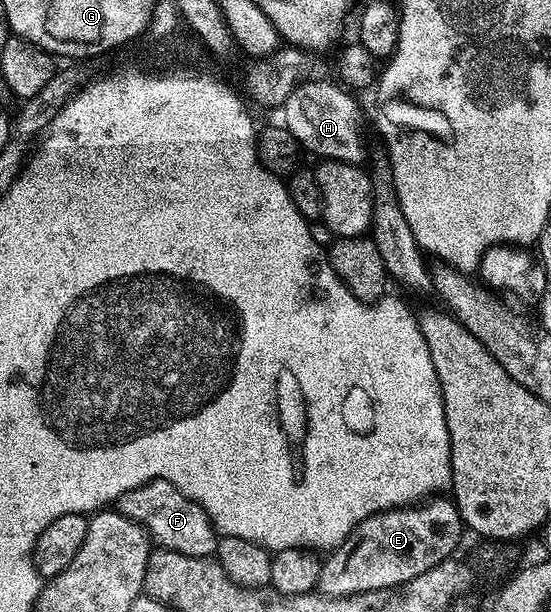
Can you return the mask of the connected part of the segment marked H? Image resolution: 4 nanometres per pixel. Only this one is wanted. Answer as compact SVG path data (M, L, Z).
M323 82L314 84L315 93L296 92L283 104L282 124L306 152L308 149L316 153L316 158L362 166L367 157L367 141L363 138L363 113L343 85Z

